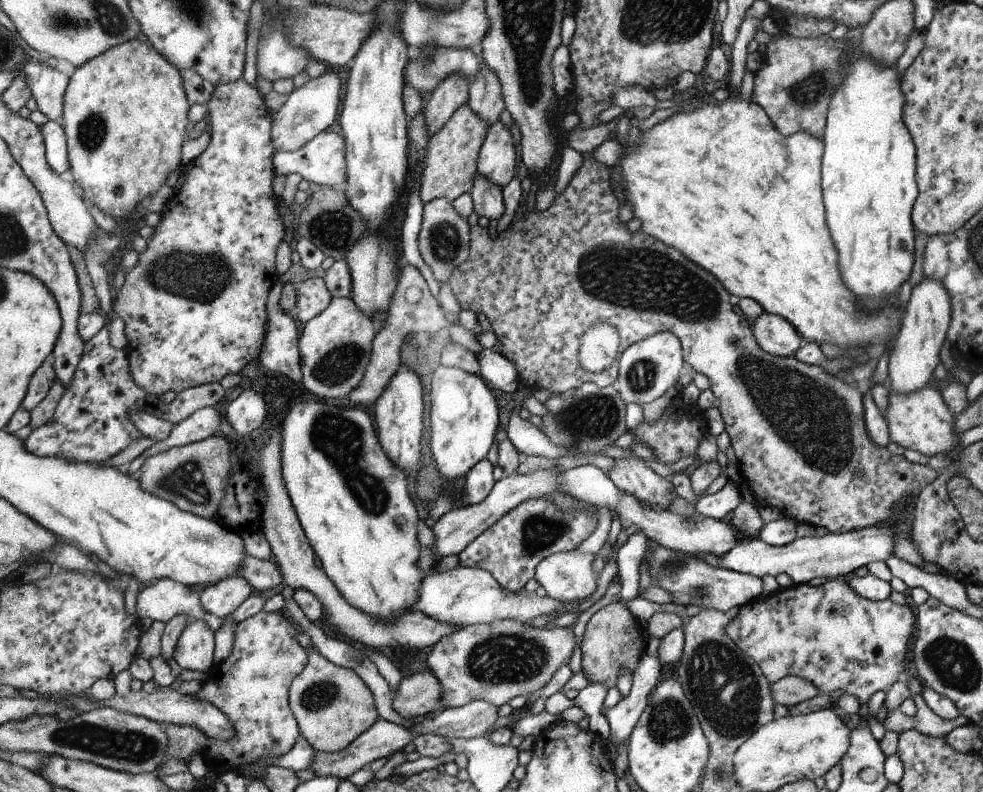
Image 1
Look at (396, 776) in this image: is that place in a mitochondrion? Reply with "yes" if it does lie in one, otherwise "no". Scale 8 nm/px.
no

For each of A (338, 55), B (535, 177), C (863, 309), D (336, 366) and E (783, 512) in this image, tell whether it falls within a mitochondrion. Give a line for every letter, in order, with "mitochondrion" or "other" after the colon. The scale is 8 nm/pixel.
A: other
B: other
C: other
D: mitochondrion
E: other

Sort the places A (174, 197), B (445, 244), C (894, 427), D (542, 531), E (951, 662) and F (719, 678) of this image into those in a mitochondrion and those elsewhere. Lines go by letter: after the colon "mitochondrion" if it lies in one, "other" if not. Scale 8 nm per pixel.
A: other
B: mitochondrion
C: other
D: mitochondrion
E: mitochondrion
F: mitochondrion

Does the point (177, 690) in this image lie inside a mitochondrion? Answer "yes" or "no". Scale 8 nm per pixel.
no

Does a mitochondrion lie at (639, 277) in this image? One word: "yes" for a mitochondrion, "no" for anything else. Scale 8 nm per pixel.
yes

